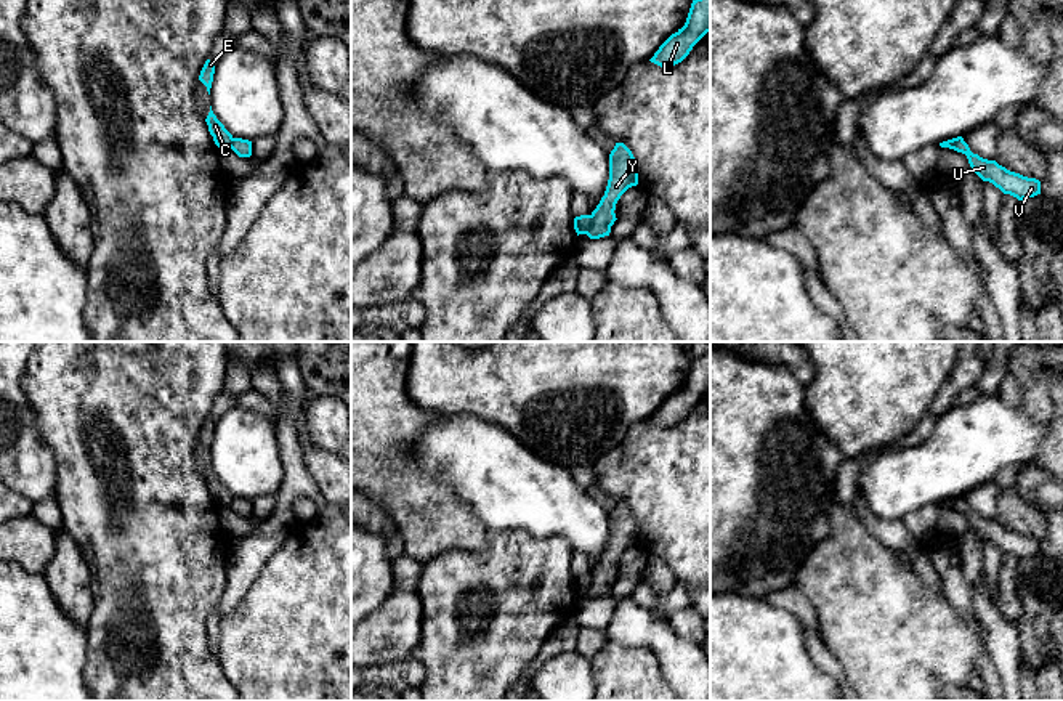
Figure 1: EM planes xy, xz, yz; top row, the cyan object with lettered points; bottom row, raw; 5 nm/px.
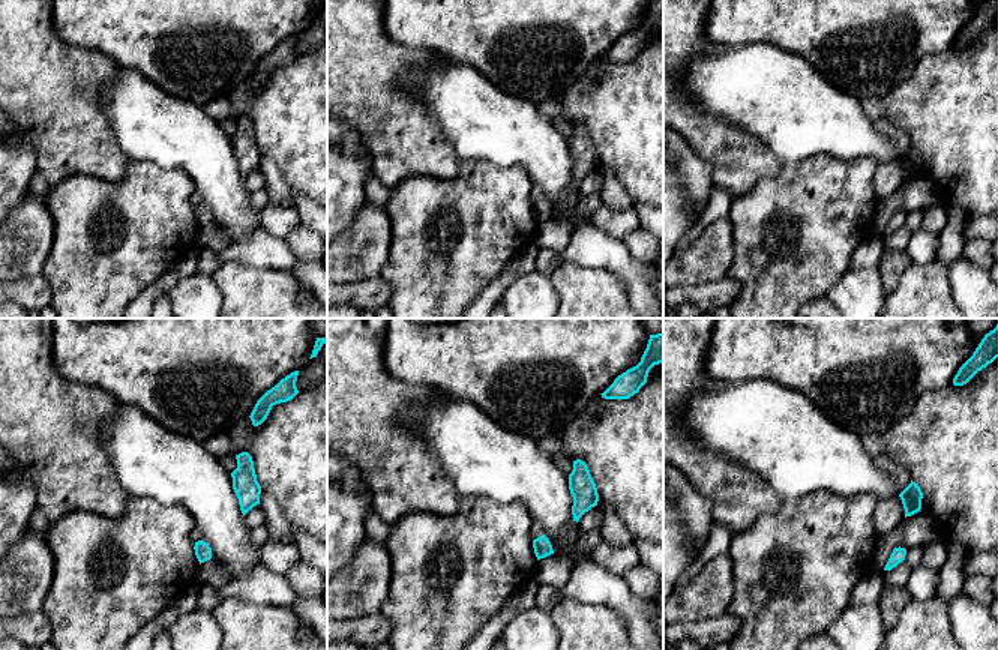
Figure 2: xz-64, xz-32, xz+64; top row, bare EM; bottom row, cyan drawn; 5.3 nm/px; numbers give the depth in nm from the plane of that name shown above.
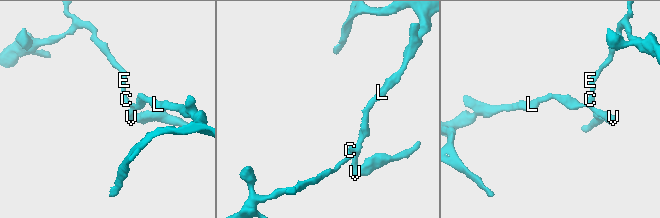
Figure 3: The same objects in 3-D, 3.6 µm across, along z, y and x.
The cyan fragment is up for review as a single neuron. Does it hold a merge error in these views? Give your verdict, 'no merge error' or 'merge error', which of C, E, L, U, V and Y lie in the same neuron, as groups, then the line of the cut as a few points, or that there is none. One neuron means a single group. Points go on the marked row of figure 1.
merge error; C E / L U V Y; cut in xz along (590, 215), (590, 228), (586, 233)

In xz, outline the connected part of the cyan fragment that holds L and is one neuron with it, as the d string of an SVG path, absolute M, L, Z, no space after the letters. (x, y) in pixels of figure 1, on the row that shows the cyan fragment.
M693 0L686 22L649 59L661 67L681 63L693 47L710 32L710 0Z

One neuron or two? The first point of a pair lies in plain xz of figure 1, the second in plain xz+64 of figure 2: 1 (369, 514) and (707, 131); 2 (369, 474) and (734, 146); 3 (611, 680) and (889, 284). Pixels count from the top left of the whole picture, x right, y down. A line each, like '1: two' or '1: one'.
1: two
2: one
3: two

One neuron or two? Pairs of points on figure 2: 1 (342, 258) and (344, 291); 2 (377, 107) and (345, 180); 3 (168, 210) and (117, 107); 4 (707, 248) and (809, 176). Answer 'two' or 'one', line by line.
1: two
2: two
3: two
4: two

